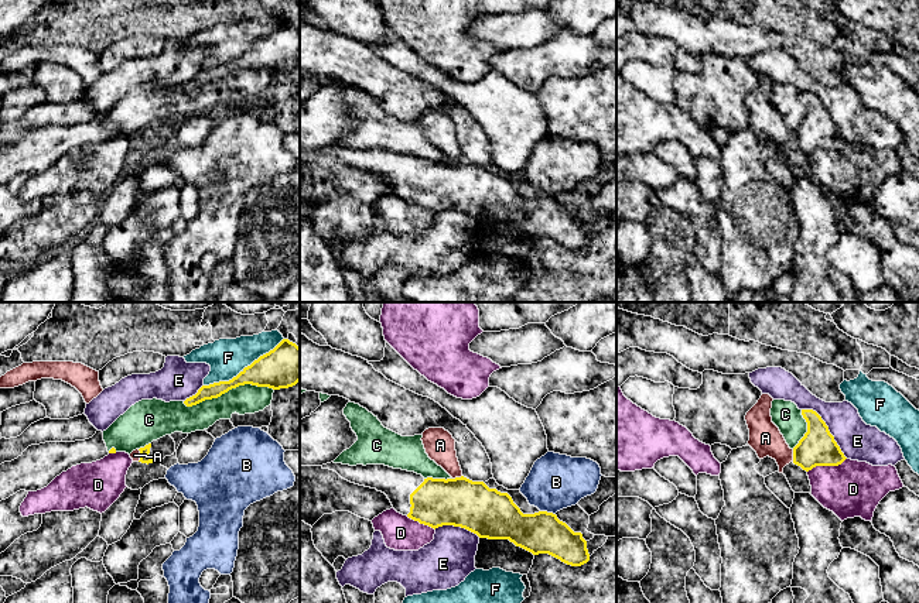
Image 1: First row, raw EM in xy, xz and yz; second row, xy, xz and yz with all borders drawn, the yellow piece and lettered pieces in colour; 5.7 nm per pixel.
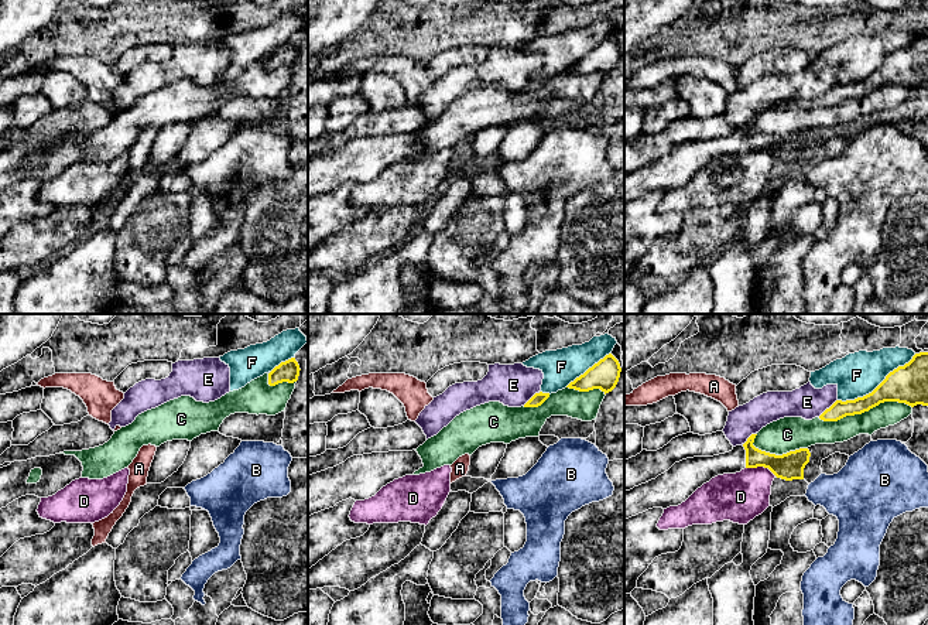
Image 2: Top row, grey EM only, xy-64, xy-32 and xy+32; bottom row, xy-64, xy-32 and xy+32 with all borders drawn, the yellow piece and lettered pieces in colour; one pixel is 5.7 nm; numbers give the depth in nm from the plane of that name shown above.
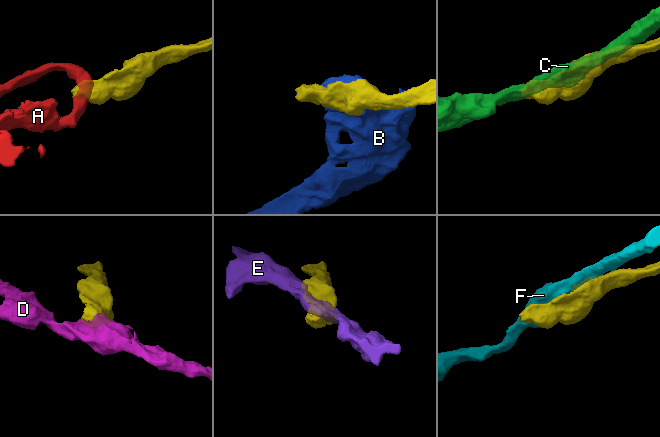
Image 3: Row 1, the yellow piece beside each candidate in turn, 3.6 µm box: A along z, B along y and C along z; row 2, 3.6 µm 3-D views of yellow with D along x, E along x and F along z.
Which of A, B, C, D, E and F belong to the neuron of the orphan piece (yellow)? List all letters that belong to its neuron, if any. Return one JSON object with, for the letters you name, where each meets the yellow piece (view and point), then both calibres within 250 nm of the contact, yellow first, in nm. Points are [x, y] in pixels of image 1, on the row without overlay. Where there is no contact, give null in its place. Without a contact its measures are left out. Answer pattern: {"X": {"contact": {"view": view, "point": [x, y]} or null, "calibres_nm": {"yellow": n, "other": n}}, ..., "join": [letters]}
{"join": []}

